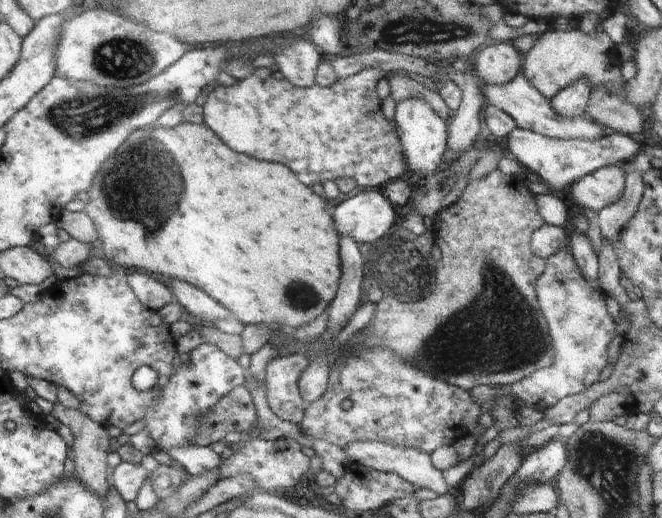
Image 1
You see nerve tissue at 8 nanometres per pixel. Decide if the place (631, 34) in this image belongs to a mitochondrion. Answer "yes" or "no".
no

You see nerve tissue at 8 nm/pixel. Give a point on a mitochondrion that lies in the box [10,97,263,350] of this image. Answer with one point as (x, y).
(135, 179)

